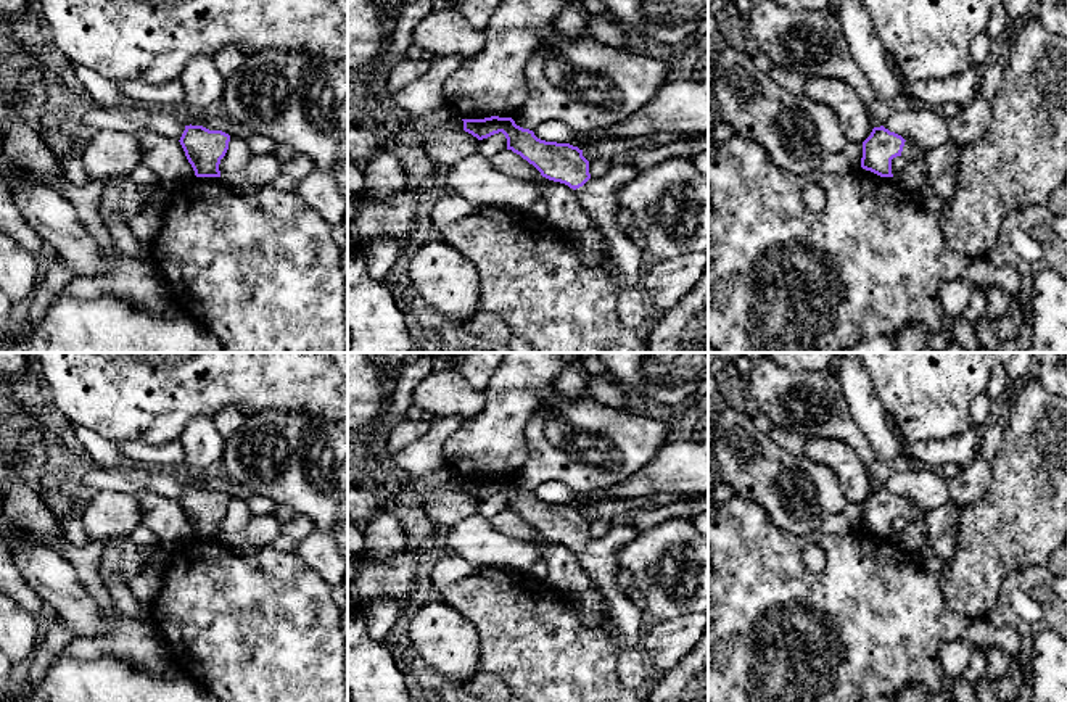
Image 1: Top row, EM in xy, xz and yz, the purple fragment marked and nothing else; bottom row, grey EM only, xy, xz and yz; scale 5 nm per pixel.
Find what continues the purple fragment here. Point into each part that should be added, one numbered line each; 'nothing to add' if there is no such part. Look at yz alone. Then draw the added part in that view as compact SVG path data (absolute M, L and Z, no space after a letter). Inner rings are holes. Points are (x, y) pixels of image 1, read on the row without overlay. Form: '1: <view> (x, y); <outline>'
1: yz (911, 512); M909 501L904 502L901 517L906 522L916 522L919 517L925 517L925 514L914 504L911 504Z

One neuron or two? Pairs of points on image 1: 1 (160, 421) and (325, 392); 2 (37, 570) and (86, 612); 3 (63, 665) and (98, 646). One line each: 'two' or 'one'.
1: one
2: one
3: two

